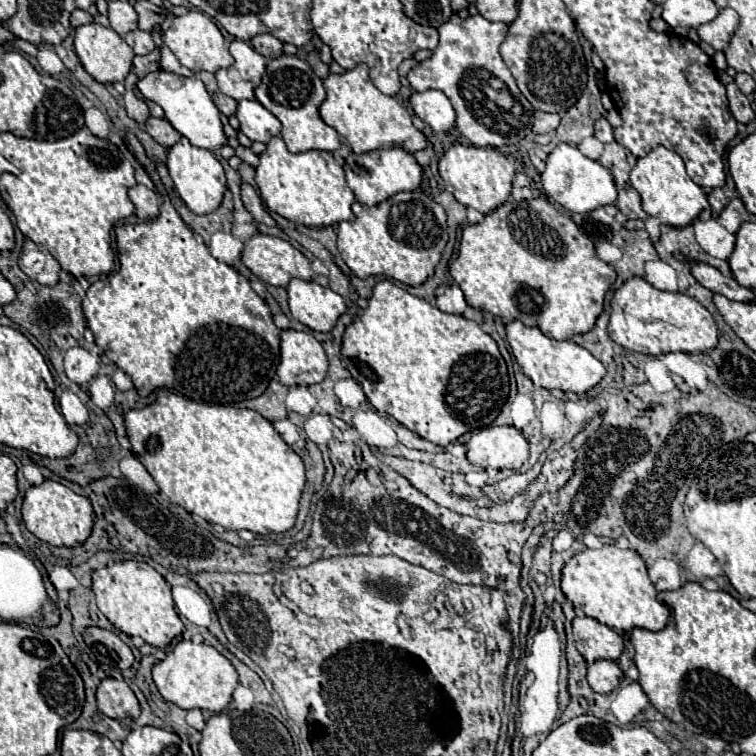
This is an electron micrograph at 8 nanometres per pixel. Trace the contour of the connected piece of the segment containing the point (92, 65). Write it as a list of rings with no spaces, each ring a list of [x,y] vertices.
[[[97,22],[79,26],[75,30],[75,52],[83,64],[83,68],[101,84],[111,84],[111,82],[123,82],[129,74],[129,70],[133,68],[133,50],[131,46],[111,28],[105,28]]]

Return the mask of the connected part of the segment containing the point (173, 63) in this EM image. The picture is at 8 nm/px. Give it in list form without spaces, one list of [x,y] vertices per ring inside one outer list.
[[[161,46],[159,66],[161,66],[161,70],[173,72],[173,74],[179,74],[179,76],[187,76],[187,78],[193,78],[193,76],[195,76],[195,72],[191,72],[189,68],[185,68],[185,66],[181,66],[181,64],[177,62],[177,58],[173,56],[173,52],[171,52],[167,46]]]

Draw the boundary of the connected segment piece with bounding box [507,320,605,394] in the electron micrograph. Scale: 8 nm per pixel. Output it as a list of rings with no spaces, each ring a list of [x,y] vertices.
[[[513,320],[511,324],[507,324],[507,342],[521,366],[521,372],[527,378],[531,378],[535,386],[541,386],[547,390],[559,388],[563,392],[585,394],[591,388],[595,388],[605,376],[605,366],[583,346],[571,340],[565,340],[565,342],[551,340],[539,328],[529,328],[519,320]]]

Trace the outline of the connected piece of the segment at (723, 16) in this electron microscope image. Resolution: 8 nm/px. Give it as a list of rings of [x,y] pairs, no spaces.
[[[723,8],[721,14],[713,22],[699,26],[697,32],[699,32],[703,42],[707,42],[715,50],[723,52],[727,48],[731,36],[735,34],[737,26],[739,26],[739,14],[733,8]]]

